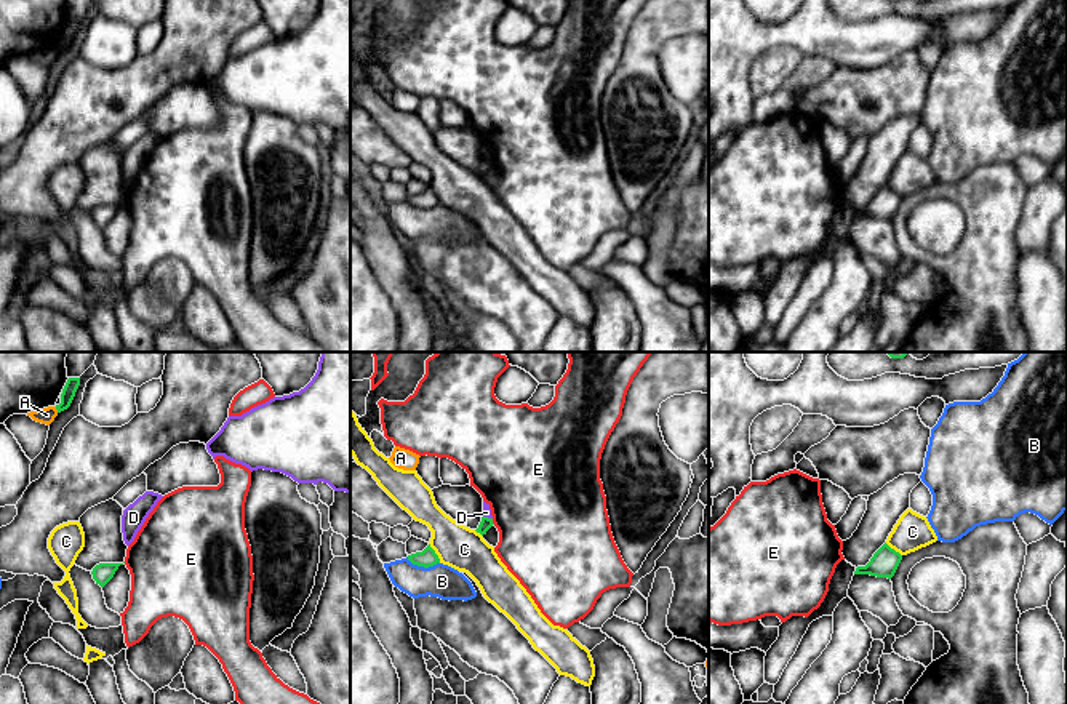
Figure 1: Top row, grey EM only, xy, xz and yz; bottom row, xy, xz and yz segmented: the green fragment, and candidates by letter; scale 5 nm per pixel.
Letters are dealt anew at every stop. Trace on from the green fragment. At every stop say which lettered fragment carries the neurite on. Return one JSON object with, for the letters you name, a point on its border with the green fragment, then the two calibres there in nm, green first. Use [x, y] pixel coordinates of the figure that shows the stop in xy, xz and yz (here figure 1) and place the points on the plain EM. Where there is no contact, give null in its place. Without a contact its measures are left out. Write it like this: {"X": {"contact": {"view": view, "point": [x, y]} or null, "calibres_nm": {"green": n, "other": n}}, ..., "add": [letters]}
{"add": []}

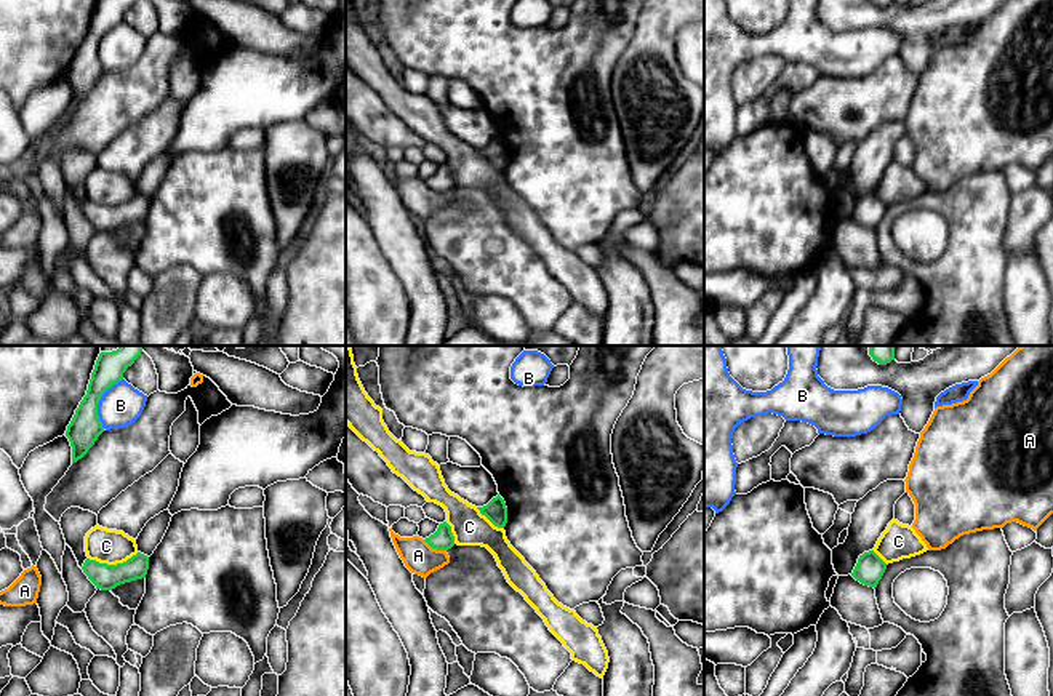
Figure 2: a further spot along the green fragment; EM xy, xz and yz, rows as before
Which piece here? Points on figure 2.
{"add": []}

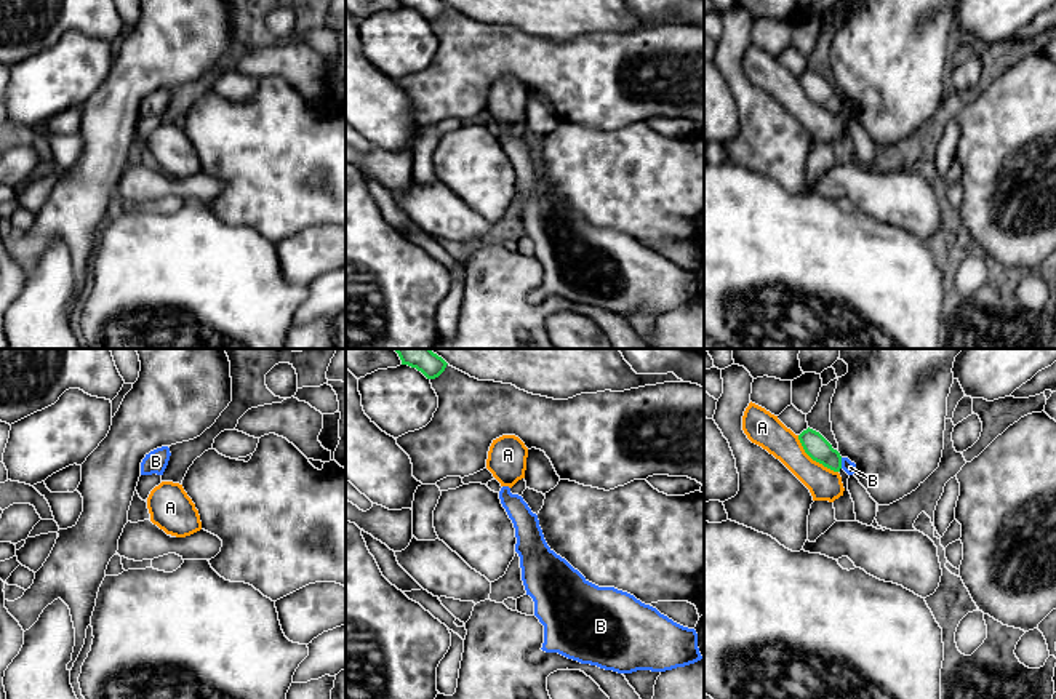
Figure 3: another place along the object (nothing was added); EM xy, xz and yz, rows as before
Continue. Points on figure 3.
{"B": {"contact": {"view": "yz", "point": [840, 104]}, "calibres_nm": {"green": 120, "other": 60}}, "add": ["B"]}

